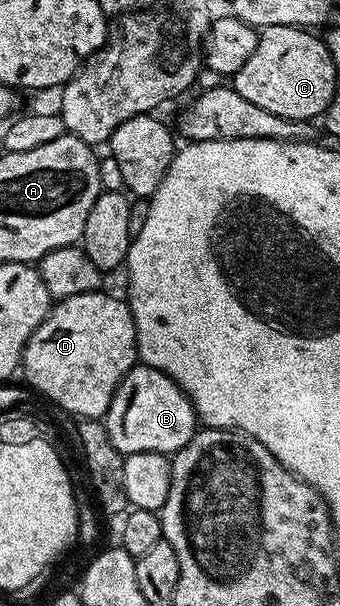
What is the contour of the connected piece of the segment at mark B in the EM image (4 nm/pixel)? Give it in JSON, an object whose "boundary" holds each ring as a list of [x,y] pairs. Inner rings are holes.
{"boundary":[[[135,364],[116,388],[112,396],[110,406],[104,415],[108,440],[116,444],[116,448],[123,454],[135,454],[136,452],[156,452],[173,456],[199,429],[198,415],[194,413],[194,405],[190,402],[190,395],[181,390],[166,374],[165,370],[157,370],[148,364]]]}

